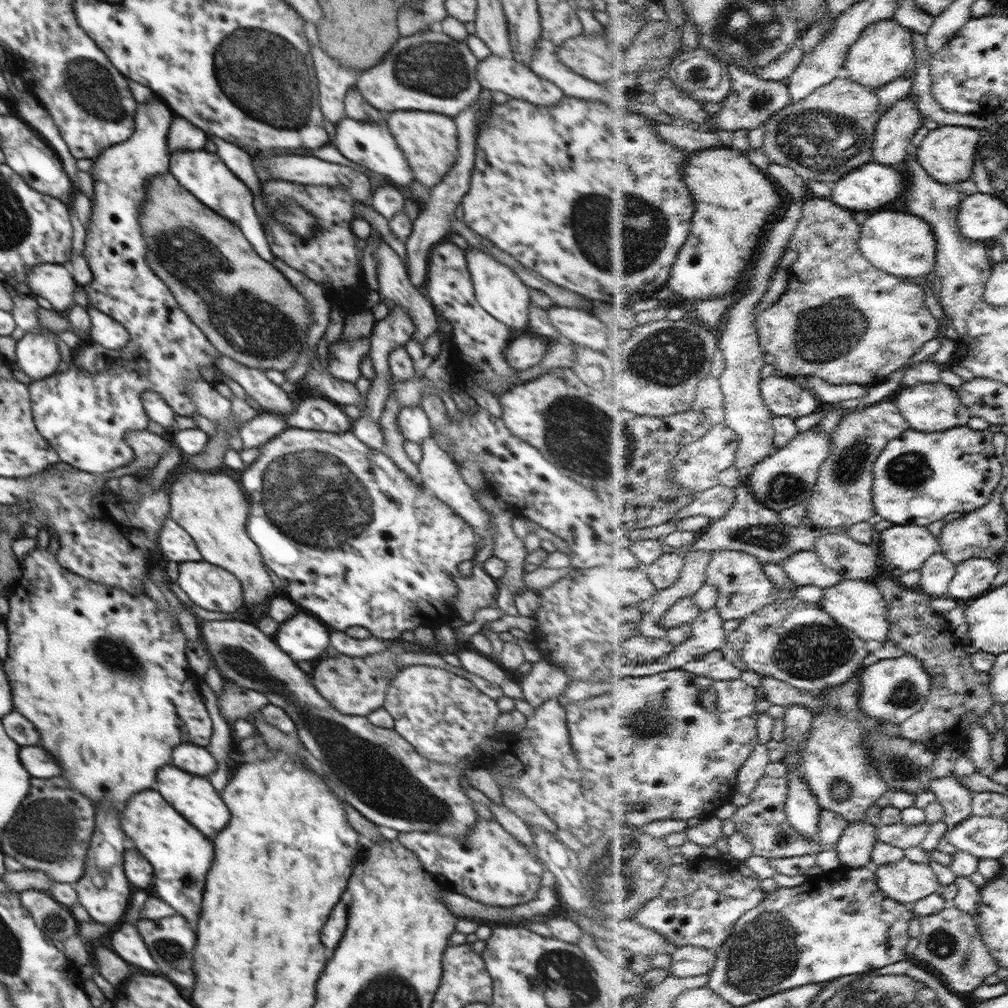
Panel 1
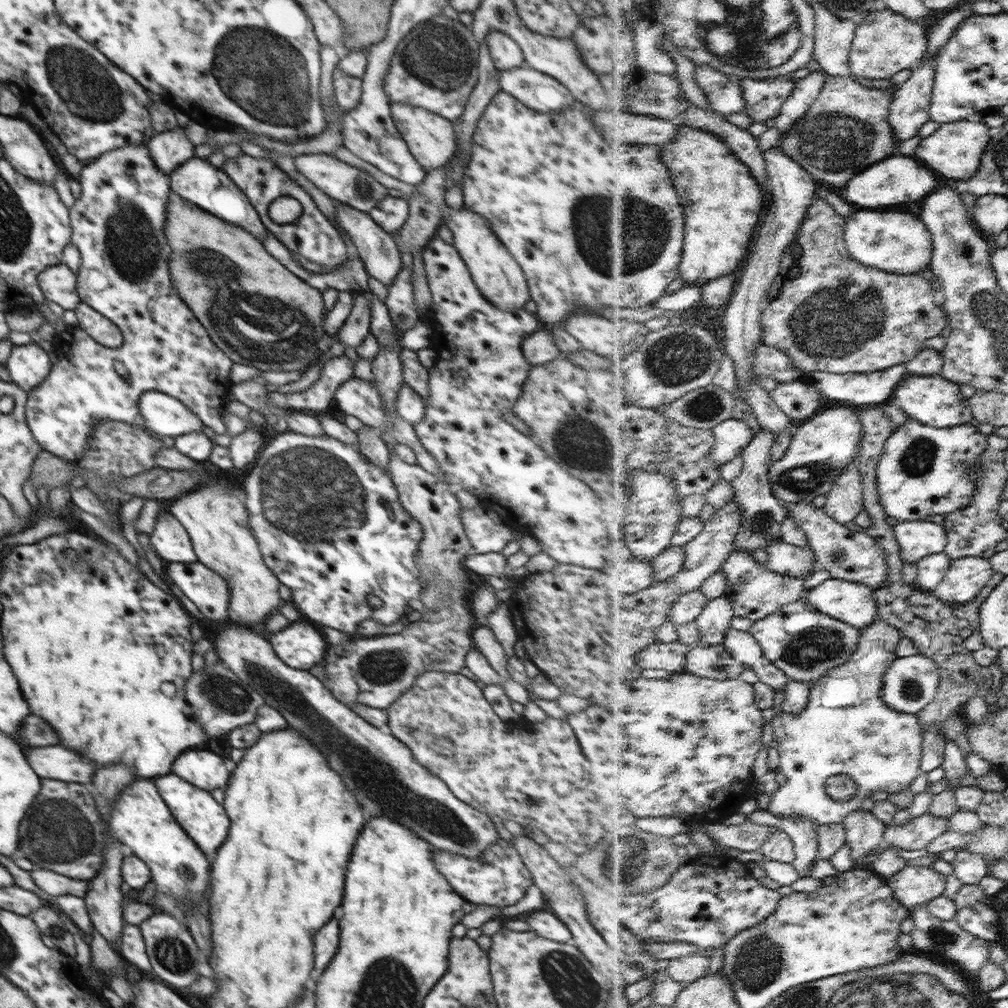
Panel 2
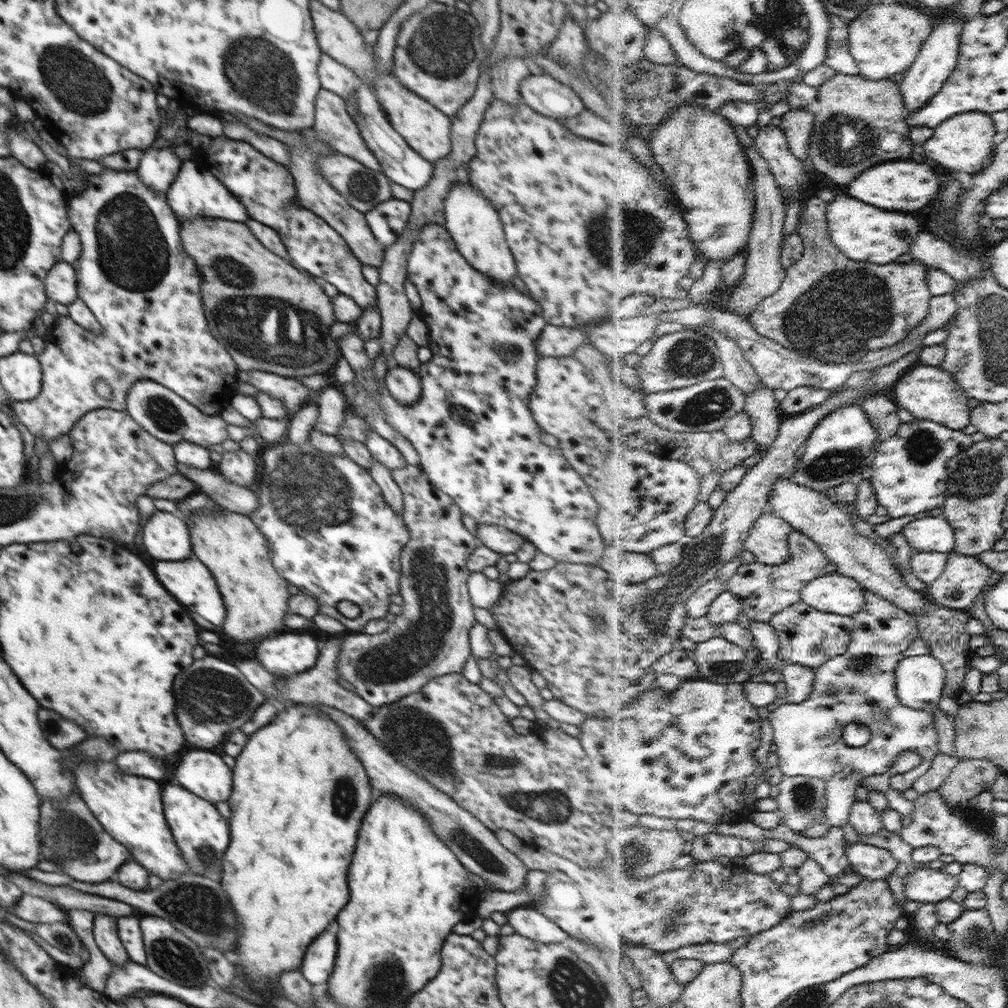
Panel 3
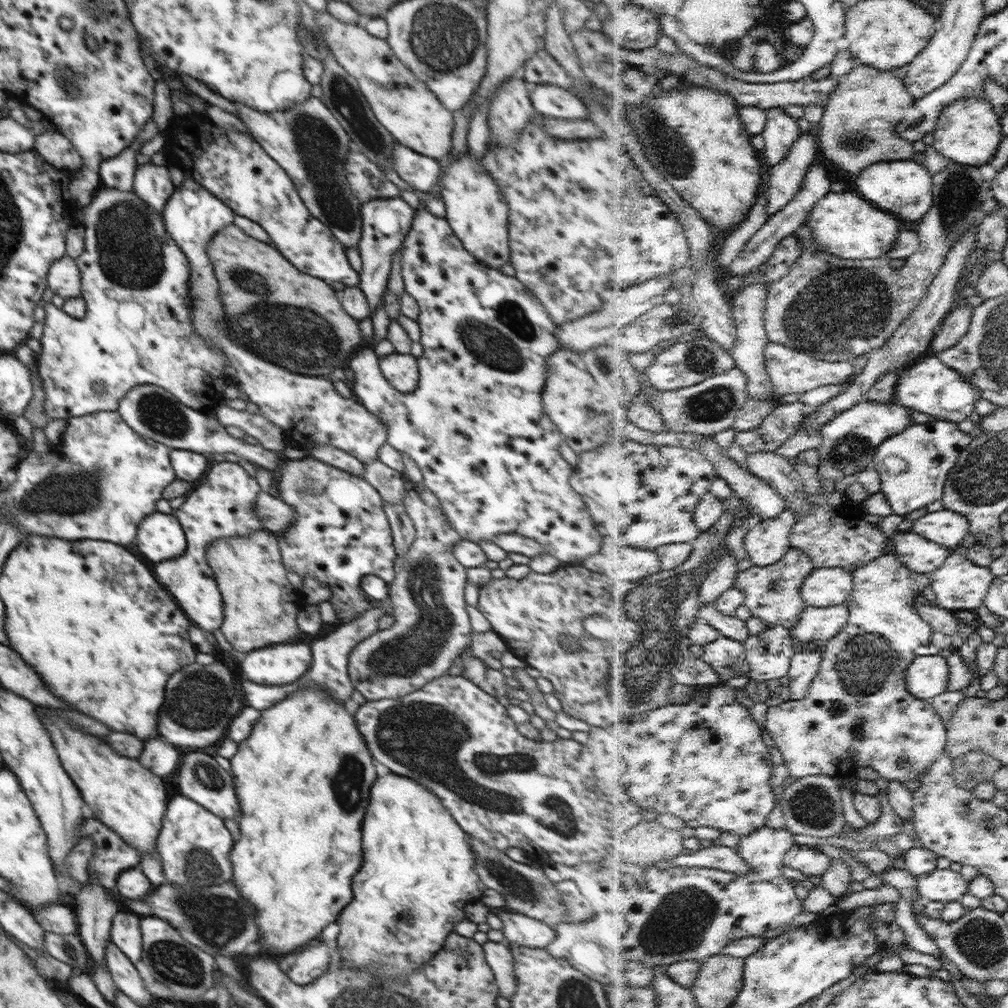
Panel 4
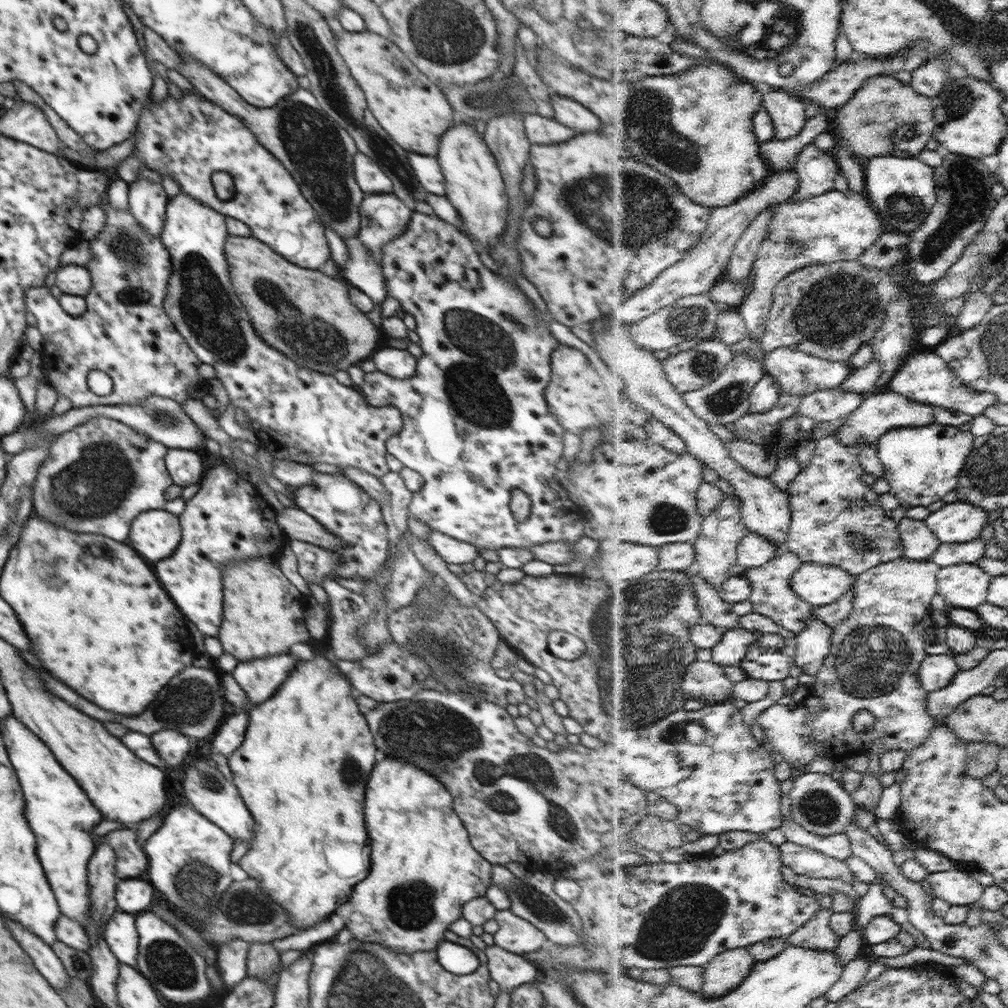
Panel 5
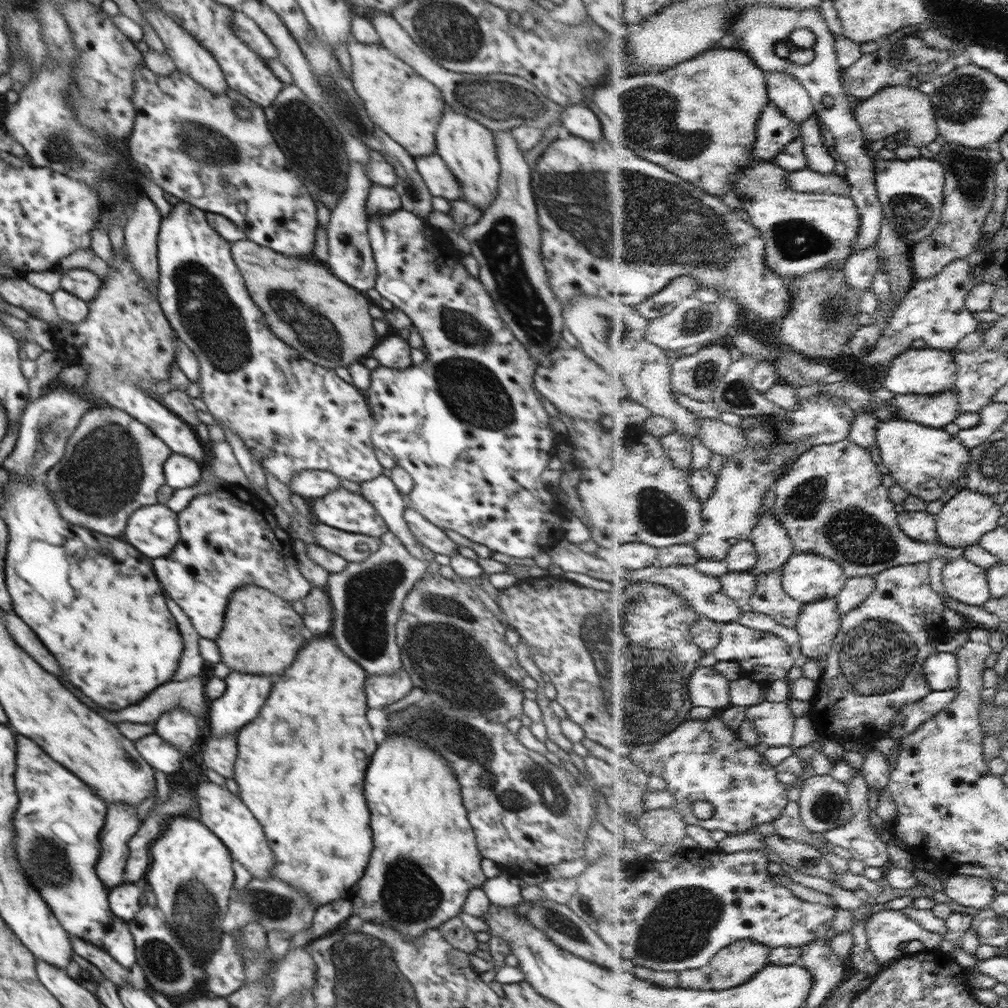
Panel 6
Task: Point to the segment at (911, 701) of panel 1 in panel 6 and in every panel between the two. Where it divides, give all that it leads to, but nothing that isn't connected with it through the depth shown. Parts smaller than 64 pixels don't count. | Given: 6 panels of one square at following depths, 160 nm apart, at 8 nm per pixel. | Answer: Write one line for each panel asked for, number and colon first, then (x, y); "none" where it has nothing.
2: (913, 682)
3: (922, 679)
4: (930, 676)
5: (938, 671)
6: (943, 670)

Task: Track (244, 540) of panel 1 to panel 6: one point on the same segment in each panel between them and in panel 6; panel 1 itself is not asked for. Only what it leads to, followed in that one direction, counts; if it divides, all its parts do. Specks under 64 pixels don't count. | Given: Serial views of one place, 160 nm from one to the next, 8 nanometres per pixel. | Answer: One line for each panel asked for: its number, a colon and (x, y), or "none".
2: (217, 522)
3: (231, 546)
4: (260, 605)
5: (262, 613)
6: (262, 632)

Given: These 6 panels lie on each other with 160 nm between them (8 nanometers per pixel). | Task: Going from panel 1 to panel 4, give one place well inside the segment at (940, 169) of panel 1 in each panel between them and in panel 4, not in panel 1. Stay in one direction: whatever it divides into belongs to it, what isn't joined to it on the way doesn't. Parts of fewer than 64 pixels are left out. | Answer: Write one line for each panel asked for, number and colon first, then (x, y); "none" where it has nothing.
2: (956, 149)
3: (965, 143)
4: (970, 131)

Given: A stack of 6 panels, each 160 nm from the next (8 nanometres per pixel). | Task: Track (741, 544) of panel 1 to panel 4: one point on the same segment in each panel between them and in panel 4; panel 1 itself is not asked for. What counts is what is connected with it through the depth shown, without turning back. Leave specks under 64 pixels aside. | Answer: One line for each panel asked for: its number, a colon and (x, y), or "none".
2: (765, 513)
3: (767, 415)
4: (750, 306)

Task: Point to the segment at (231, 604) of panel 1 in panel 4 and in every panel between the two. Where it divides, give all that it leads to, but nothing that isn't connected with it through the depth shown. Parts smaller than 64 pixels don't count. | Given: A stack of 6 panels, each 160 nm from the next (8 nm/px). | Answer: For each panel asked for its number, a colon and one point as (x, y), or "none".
2: (205, 588)
3: (190, 582)
4: (222, 506)

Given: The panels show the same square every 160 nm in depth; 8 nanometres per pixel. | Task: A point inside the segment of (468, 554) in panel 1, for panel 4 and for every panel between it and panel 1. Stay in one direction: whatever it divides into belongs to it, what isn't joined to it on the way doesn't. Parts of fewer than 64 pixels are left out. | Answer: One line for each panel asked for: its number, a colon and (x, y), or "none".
2: (328, 523)
3: (330, 533)
4: (340, 533)

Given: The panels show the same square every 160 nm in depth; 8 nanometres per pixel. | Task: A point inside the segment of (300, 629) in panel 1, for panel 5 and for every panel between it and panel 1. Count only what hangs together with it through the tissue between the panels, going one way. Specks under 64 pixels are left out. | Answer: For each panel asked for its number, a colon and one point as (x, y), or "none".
2: (300, 645)
3: (286, 655)
4: (274, 665)
5: (260, 678)

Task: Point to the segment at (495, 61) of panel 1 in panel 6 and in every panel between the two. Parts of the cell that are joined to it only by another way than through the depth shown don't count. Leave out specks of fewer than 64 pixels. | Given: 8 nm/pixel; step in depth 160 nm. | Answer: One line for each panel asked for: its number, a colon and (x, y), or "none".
2: (538, 91)
3: (544, 94)
4: (553, 101)
5: (567, 111)
6: (581, 120)

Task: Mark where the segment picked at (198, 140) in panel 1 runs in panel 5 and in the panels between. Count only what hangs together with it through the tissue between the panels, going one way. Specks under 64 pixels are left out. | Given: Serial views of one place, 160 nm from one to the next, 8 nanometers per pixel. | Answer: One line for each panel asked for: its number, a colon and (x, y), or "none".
2: (168, 149)
3: (158, 167)
4: (152, 183)
5: (147, 200)

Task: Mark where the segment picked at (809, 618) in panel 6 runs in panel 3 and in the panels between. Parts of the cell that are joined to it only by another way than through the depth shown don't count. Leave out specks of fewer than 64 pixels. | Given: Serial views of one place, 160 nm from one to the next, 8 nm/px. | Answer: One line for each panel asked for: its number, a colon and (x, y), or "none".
3: (800, 679)
4: (808, 659)
5: (816, 642)

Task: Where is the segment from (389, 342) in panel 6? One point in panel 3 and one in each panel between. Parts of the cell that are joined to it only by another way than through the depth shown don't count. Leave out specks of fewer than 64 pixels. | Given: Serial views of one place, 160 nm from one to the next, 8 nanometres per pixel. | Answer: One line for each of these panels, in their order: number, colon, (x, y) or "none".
3: (403, 384)
4: (401, 371)
5: (396, 363)

